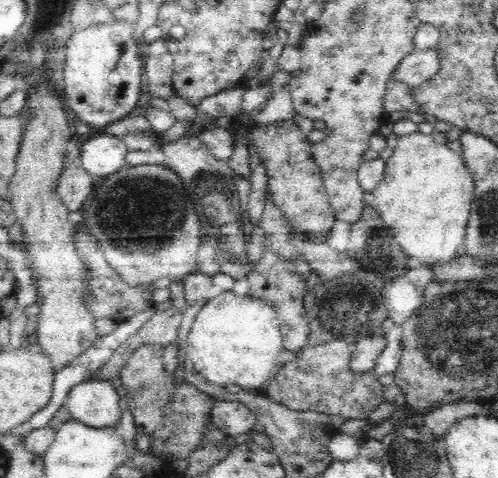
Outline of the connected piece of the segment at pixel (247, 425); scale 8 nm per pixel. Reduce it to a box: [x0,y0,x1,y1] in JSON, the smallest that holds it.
[211,400,260,437]

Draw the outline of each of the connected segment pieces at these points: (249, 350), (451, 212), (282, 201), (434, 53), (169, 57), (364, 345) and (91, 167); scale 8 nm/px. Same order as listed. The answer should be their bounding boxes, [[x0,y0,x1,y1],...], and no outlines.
[[186,290,285,391],[373,131,475,266],[247,119,336,241],[392,49,440,87],[143,38,175,98],[349,336,387,376],[79,134,128,180]]

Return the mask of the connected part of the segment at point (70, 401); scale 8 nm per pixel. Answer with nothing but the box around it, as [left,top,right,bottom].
[65,379,120,427]

